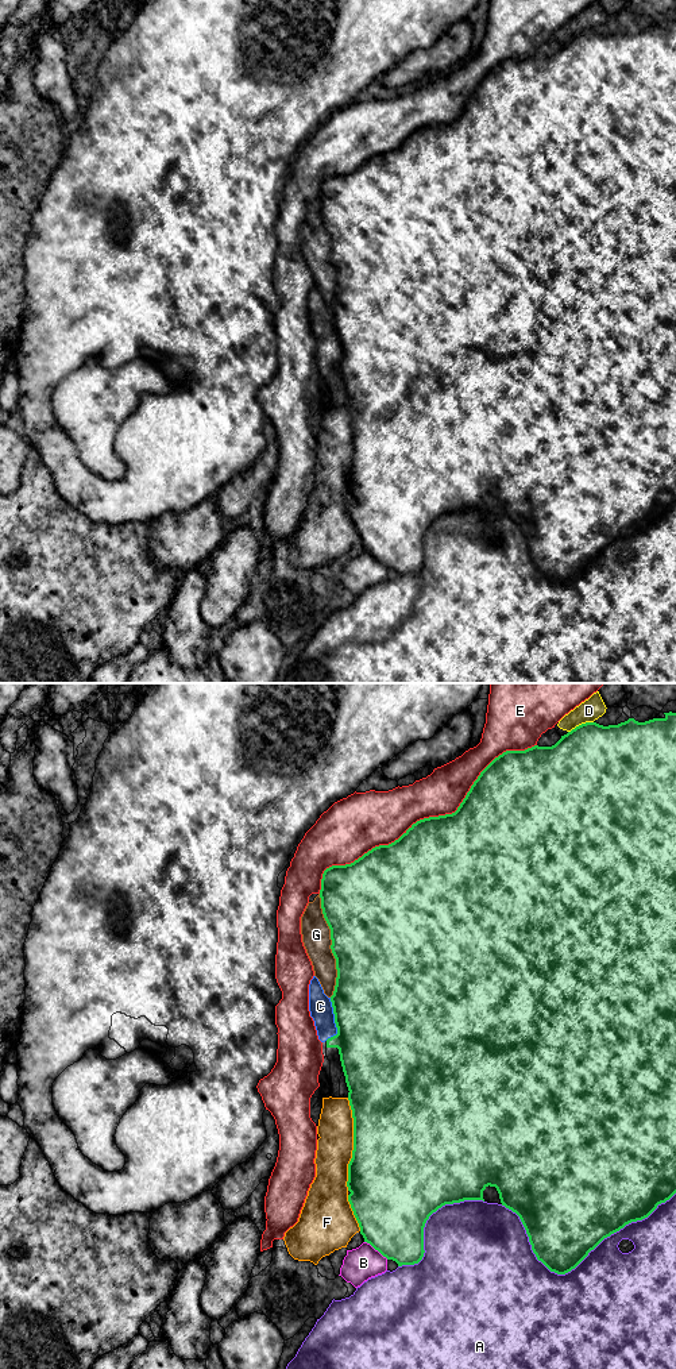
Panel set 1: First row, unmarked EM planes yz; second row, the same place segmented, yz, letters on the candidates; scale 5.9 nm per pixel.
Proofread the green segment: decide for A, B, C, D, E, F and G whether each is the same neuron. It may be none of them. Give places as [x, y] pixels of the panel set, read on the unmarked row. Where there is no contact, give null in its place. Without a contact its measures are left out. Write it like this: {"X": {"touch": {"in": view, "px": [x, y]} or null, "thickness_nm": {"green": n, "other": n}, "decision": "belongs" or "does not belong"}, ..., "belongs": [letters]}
{"A": {"touch": {"in": "yz", "px": [576, 574]}, "thickness_nm": {"green": 440, "other": 500}, "decision": "does not belong"}, "B": {"touch": {"in": "yz", "px": [377, 558]}, "thickness_nm": {"green": 440, "other": 200}, "decision": "does not belong"}, "C": {"touch": {"in": "yz", "px": [335, 330]}, "thickness_nm": {"green": 500, "other": 140}, "decision": "does not belong"}, "D": {"touch": {"in": "yz", "px": [582, 33]}, "thickness_nm": {"green": 480, "other": 140}, "decision": "does not belong"}, "E": {"touch": {"in": "yz", "px": [425, 127]}, "thickness_nm": {"green": 500, "other": 300}, "decision": "does not belong"}, "F": {"touch": {"in": "yz", "px": [354, 452]}, "thickness_nm": {"green": 500, "other": 220}, "decision": "does not belong"}, "G": {"touch": {"in": "yz", "px": [331, 254]}, "thickness_nm": {"green": 500, "other": 180}, "decision": "does not belong"}, "belongs": []}

